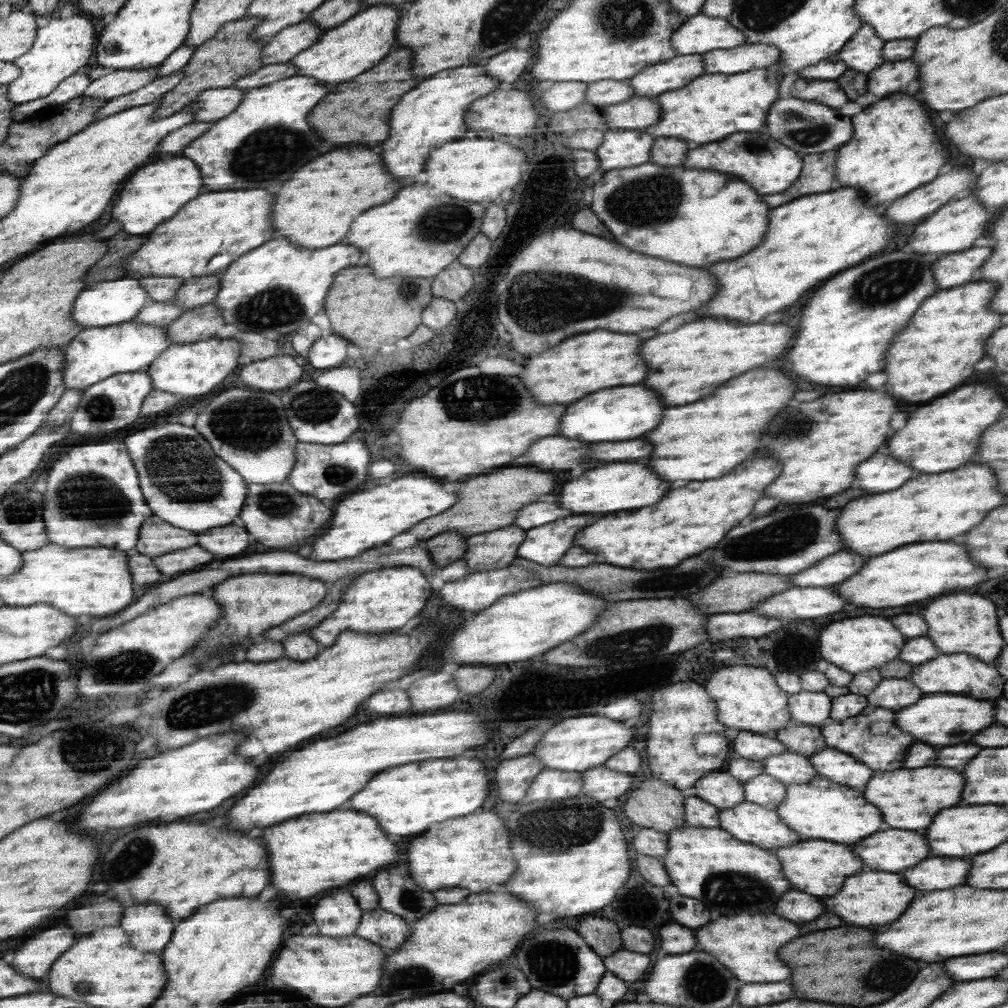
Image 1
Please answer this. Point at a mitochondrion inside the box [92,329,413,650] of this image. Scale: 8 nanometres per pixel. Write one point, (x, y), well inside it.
(179, 463)

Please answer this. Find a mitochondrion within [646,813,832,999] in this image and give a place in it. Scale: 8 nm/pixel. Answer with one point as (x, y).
(736, 890)

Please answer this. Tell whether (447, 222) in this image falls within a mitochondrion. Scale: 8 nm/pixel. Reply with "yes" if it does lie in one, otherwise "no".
yes

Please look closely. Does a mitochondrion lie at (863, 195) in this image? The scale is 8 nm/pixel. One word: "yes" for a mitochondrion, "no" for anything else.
no

